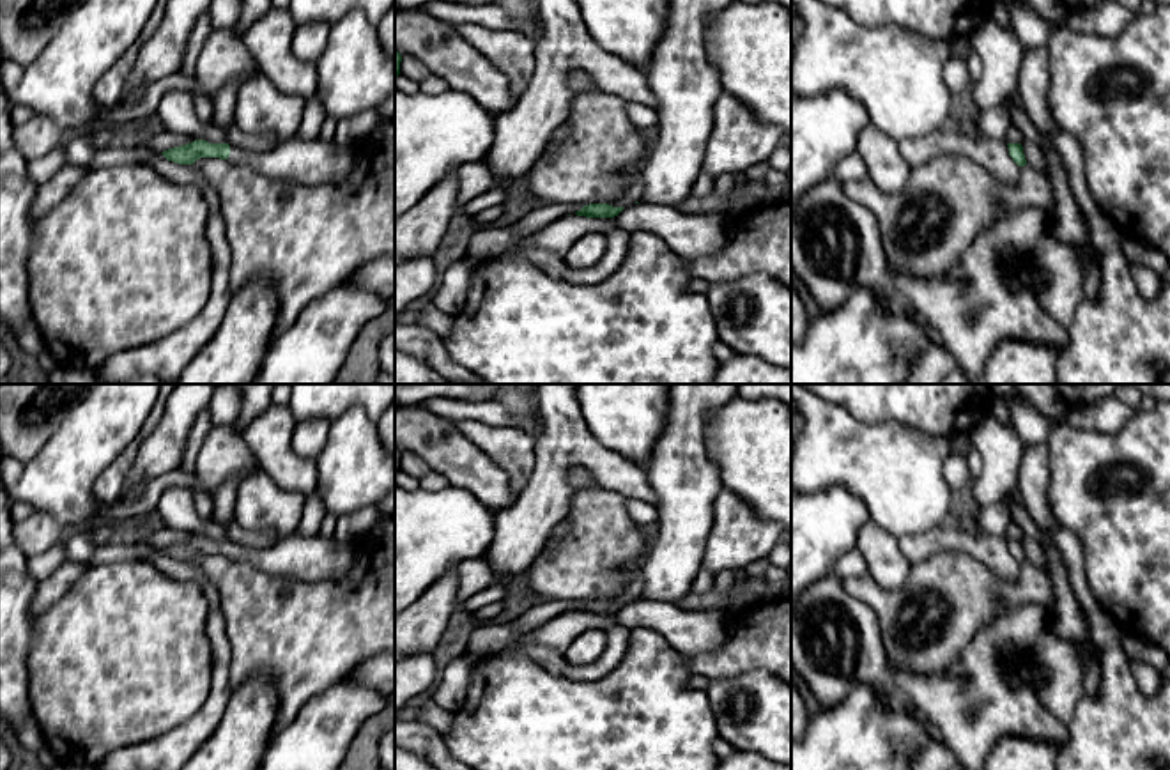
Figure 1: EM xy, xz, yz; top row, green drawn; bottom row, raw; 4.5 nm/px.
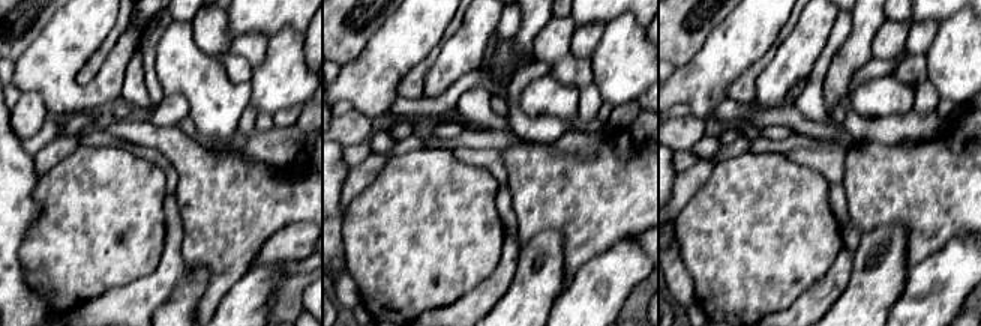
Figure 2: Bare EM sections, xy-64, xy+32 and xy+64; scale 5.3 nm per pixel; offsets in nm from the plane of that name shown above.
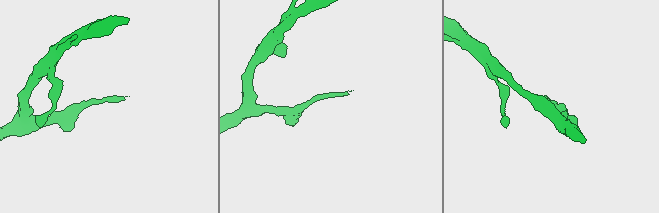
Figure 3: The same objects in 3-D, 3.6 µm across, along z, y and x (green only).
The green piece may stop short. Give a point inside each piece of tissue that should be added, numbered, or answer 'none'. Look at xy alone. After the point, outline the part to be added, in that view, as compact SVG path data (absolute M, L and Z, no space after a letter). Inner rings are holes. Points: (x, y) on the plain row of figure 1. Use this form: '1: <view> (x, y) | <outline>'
1: xy (310, 558) | M294 533L266 549L230 543L228 558L250 561L273 575L290 575L308 582L345 574L356 558L356 542L303 536Z

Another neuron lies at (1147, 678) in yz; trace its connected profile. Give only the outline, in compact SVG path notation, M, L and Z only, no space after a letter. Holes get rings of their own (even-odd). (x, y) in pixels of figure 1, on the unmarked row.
M1129 660L1129 667L1135 674L1138 689L1147 696L1152 697L1161 689L1161 674L1149 664L1142 660Z

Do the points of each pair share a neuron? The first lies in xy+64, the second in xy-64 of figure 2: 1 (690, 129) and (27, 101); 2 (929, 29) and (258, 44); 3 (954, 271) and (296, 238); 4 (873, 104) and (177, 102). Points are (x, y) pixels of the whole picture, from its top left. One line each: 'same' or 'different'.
1: same
2: same
3: different
4: different

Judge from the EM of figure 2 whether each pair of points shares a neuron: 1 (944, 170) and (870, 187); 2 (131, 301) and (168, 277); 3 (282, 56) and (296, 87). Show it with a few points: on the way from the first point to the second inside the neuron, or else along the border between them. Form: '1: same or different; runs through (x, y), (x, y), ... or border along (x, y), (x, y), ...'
1: same; runs through (926, 187), (888, 187)
2: same; runs through (140, 299), (159, 284)
3: same; runs through (285, 63), (285, 77), (288, 80)

